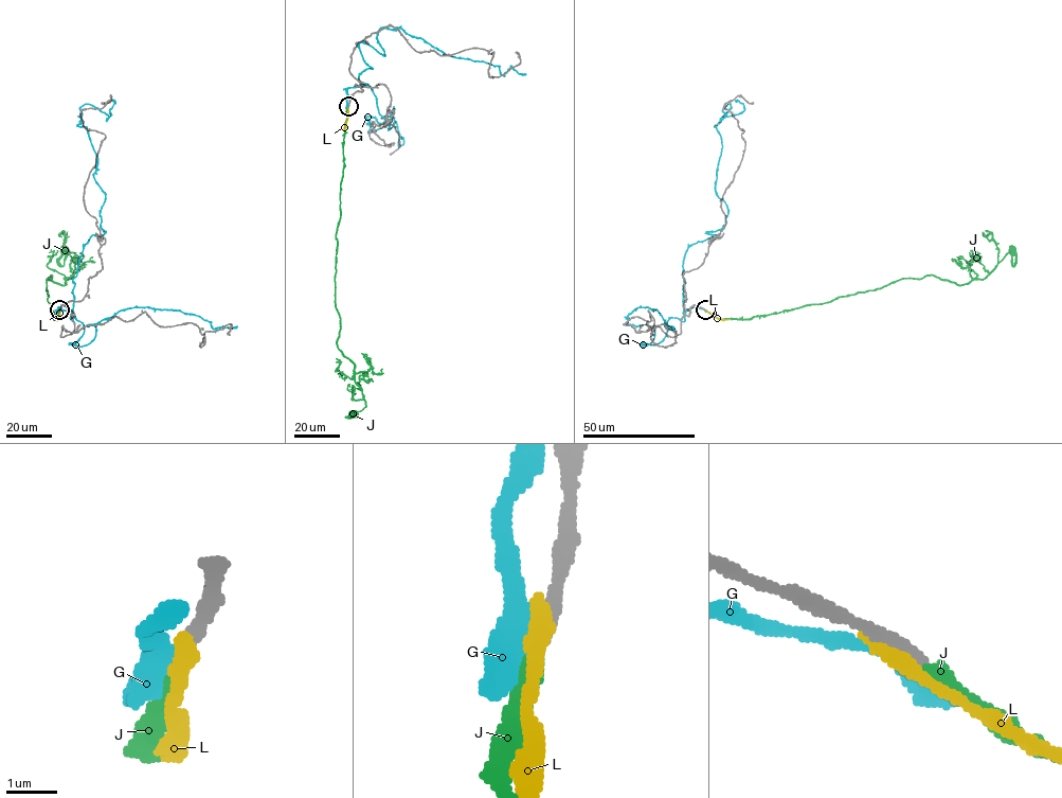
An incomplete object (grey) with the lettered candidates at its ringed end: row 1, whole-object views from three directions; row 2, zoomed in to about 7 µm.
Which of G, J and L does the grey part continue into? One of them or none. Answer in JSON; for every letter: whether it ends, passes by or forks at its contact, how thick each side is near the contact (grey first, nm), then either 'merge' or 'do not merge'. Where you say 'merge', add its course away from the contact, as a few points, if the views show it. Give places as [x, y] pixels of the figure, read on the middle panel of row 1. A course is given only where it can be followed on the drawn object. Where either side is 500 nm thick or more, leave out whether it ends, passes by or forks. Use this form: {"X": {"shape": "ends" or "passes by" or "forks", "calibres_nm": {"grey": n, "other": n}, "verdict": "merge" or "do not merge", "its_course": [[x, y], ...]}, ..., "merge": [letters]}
{"G": {"shape": "passes by", "calibres_nm": {"grey": 340, "other": 360}, "verdict": "do not merge"}, "J": {"shape": "ends", "calibres_nm": {"grey": 320, "other": 320}, "verdict": "merge", "its_course": [[347, 107], [336, 235], [335, 303], [340, 323], [337, 348], [354, 366], [354, 382], [365, 403], [353, 414]]}, "L": {"shape": "ends", "calibres_nm": {"grey": 360, "other": 420}, "verdict": "do not merge"}, "merge": ["J"]}

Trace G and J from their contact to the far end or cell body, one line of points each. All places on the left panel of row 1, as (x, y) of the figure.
G: (59, 309), (71, 313), (82, 251), (106, 232), (80, 107), (109, 117), (112, 100)
J: (59, 309), (55, 319), (47, 279), (52, 276), (49, 279), (65, 285), (73, 273), (76, 256), (64, 249)

